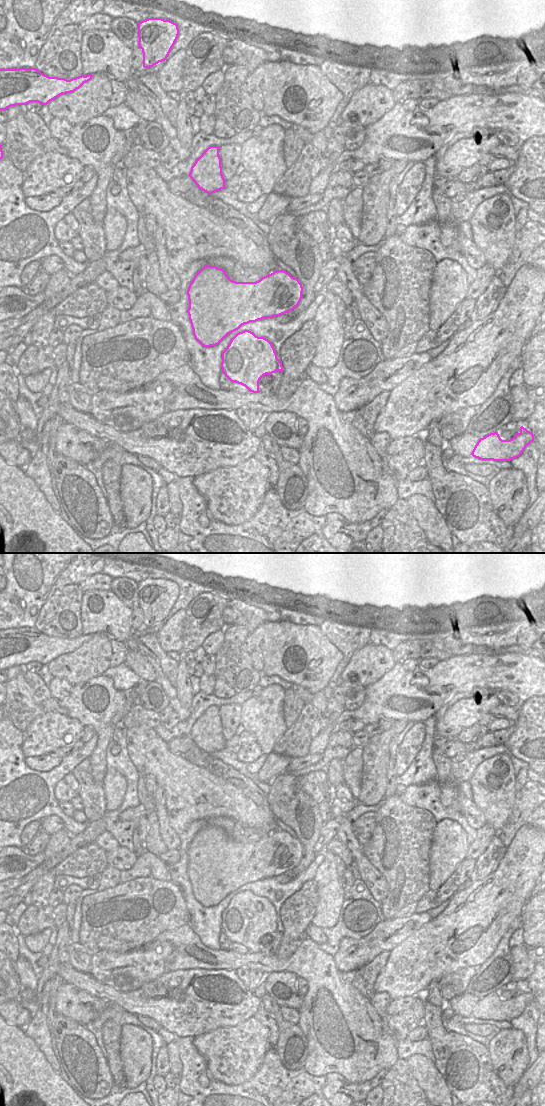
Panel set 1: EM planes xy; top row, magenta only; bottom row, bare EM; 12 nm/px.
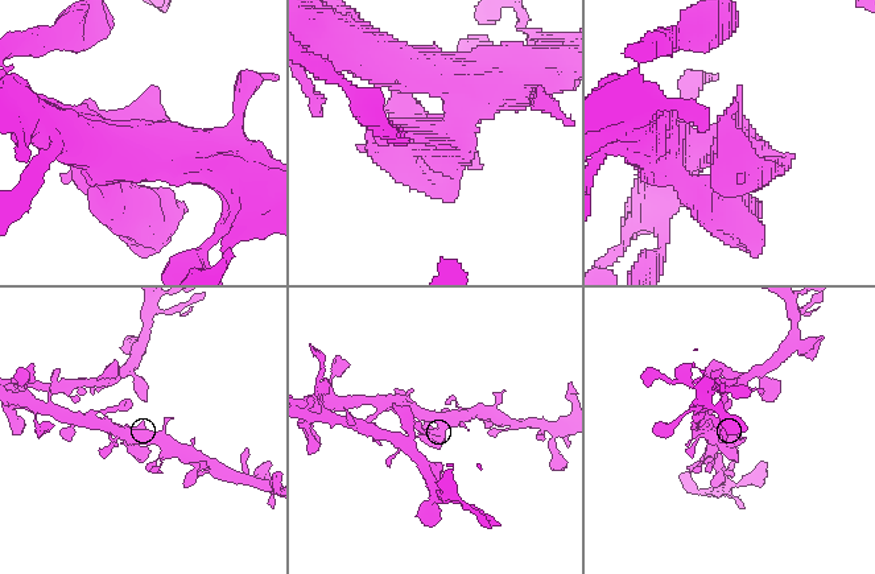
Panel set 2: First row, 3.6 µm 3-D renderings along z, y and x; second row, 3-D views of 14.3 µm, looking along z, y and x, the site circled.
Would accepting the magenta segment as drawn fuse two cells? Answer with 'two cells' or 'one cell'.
one cell

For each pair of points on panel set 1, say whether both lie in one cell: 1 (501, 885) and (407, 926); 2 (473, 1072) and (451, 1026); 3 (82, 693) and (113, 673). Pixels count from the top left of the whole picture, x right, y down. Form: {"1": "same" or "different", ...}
{"1": "different", "2": "different", "3": "different"}

